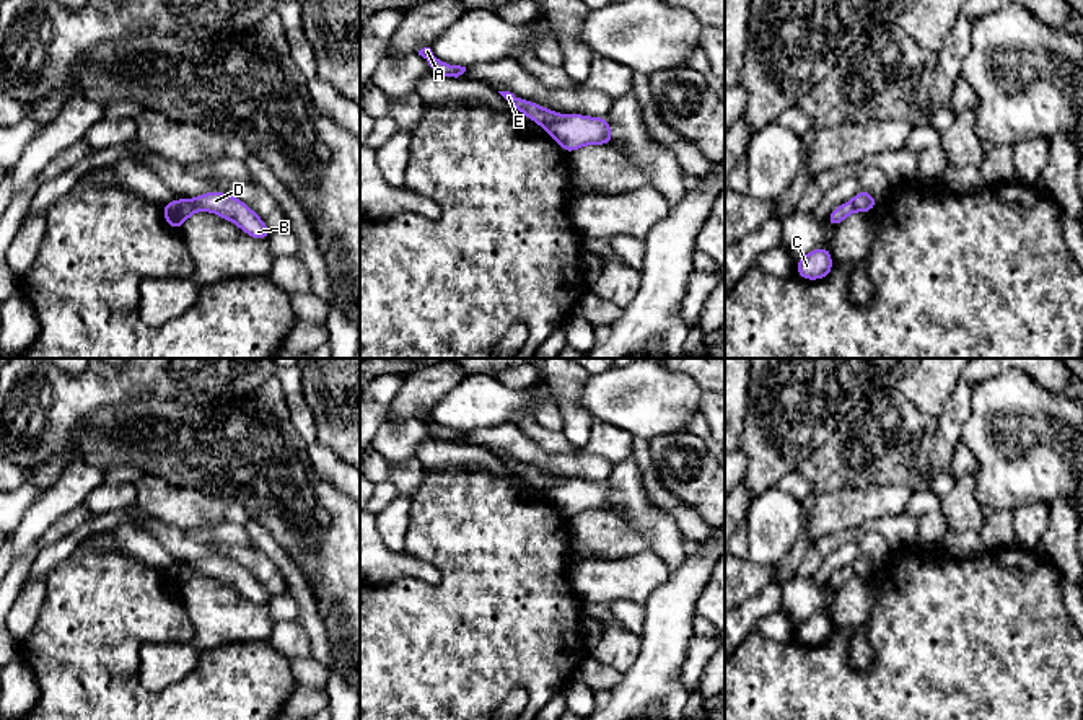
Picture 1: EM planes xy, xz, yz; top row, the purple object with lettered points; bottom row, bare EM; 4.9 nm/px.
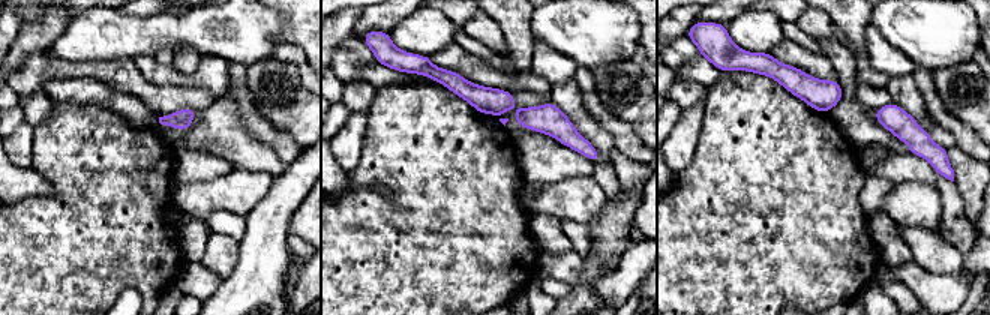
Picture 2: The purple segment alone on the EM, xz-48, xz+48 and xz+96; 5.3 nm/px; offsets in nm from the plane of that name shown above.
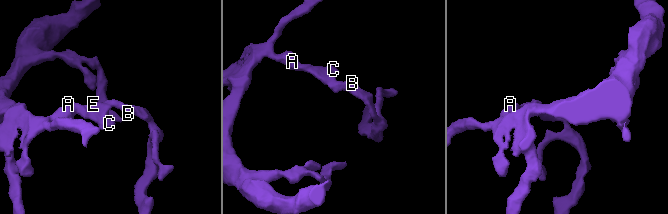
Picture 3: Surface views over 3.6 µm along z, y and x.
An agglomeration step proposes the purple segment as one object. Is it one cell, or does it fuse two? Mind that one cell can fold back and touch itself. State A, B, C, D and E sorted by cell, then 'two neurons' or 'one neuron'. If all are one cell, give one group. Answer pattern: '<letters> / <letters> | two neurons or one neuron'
A C E / B D | two neurons

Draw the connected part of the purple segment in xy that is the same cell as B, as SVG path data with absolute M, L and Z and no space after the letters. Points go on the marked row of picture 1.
M208 191L191 199L200 212L215 213L233 222L239 230L254 239L267 239L272 231L264 220L248 207L241 199L221 191Z

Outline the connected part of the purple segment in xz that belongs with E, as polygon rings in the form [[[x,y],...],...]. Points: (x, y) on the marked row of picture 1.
[[[498,91],[498,93],[513,106],[513,109],[520,111],[523,116],[526,116],[542,129],[565,117],[563,114],[539,106],[534,101],[518,98],[510,91]]]

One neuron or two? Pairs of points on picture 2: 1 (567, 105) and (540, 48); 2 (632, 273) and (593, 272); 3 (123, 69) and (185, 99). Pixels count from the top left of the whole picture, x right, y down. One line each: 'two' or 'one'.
1: two
2: two
3: one

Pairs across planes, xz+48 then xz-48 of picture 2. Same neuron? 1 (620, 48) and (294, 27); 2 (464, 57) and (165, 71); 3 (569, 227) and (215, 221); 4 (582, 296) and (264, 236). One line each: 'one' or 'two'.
1: two
2: two
3: one
4: one

